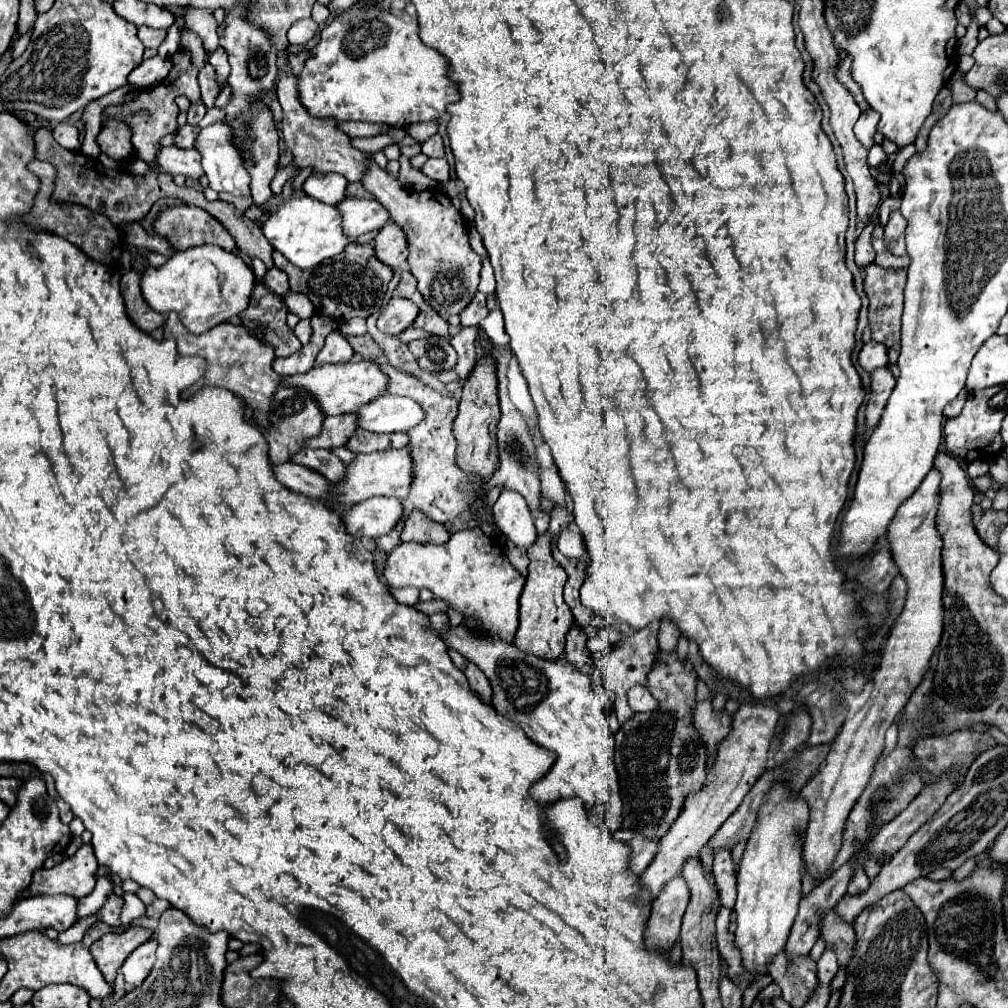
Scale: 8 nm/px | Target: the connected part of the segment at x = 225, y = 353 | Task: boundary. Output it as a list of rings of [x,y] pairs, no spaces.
[[[169,312],[167,316],[167,324],[165,324],[165,336],[175,336],[177,338],[177,350],[181,356],[199,356],[203,360],[207,360],[207,374],[205,380],[209,386],[221,386],[227,388],[231,392],[235,392],[237,396],[245,398],[247,404],[255,410],[255,422],[259,426],[269,426],[269,402],[273,402],[273,394],[277,392],[277,388],[281,386],[281,376],[277,376],[277,372],[273,370],[273,346],[265,346],[255,334],[249,334],[249,330],[245,330],[245,326],[235,326],[235,324],[221,324],[215,326],[213,330],[205,332],[205,334],[191,334],[189,330],[185,330],[185,326],[181,324],[179,316]]]

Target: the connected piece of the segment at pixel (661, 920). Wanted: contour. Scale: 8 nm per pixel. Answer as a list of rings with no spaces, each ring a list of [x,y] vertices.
[[[683,876],[667,882],[663,892],[655,898],[651,916],[645,928],[645,944],[653,950],[665,954],[673,942],[679,938],[681,920],[689,902],[689,888],[685,886]]]

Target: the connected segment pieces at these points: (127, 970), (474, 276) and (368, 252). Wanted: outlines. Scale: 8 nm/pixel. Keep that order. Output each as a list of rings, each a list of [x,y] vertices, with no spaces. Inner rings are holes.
[[[153,936],[149,938],[149,942],[143,942],[137,950],[133,950],[133,954],[125,960],[121,972],[129,988],[139,986],[147,978],[147,974],[155,964],[155,950],[157,950],[157,938]]]
[[[367,156],[365,162],[369,162],[369,170],[365,170],[361,184],[389,210],[393,222],[405,230],[409,242],[407,262],[417,278],[419,292],[441,316],[461,314],[477,292],[481,272],[481,256],[469,244],[461,212],[451,204],[445,192],[435,188],[423,192],[409,190],[401,186],[395,176],[389,176],[383,168],[379,168],[371,156]]]
[[[351,242],[341,254],[317,264],[309,270],[297,270],[293,264],[287,262],[287,258],[281,252],[273,252],[275,266],[285,270],[289,274],[291,288],[297,292],[305,292],[315,310],[327,316],[333,316],[335,320],[349,320],[355,316],[367,318],[373,312],[381,310],[383,296],[387,292],[387,284],[393,278],[393,268],[383,266],[379,258],[373,254],[373,242],[359,246]]]

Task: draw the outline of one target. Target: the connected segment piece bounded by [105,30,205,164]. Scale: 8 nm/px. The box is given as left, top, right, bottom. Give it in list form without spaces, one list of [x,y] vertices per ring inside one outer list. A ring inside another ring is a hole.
[[[185,30],[183,32],[183,38],[181,38],[181,44],[179,44],[179,50],[171,56],[173,62],[175,62],[175,68],[171,70],[171,74],[157,86],[153,88],[145,88],[139,92],[137,100],[129,102],[129,104],[123,104],[123,106],[109,106],[105,110],[107,116],[115,116],[119,114],[133,130],[133,146],[137,150],[137,156],[141,160],[145,160],[147,164],[155,164],[157,160],[157,150],[161,148],[159,140],[173,132],[175,126],[177,126],[177,114],[179,114],[179,106],[175,104],[175,98],[177,96],[185,96],[189,98],[191,102],[199,102],[201,100],[201,88],[199,88],[199,82],[197,82],[197,76],[199,76],[199,70],[205,66],[205,52],[203,52],[203,42],[201,38],[191,32],[191,30]],[[139,110],[145,110],[147,114],[145,116],[131,116],[131,112],[139,112]]]

